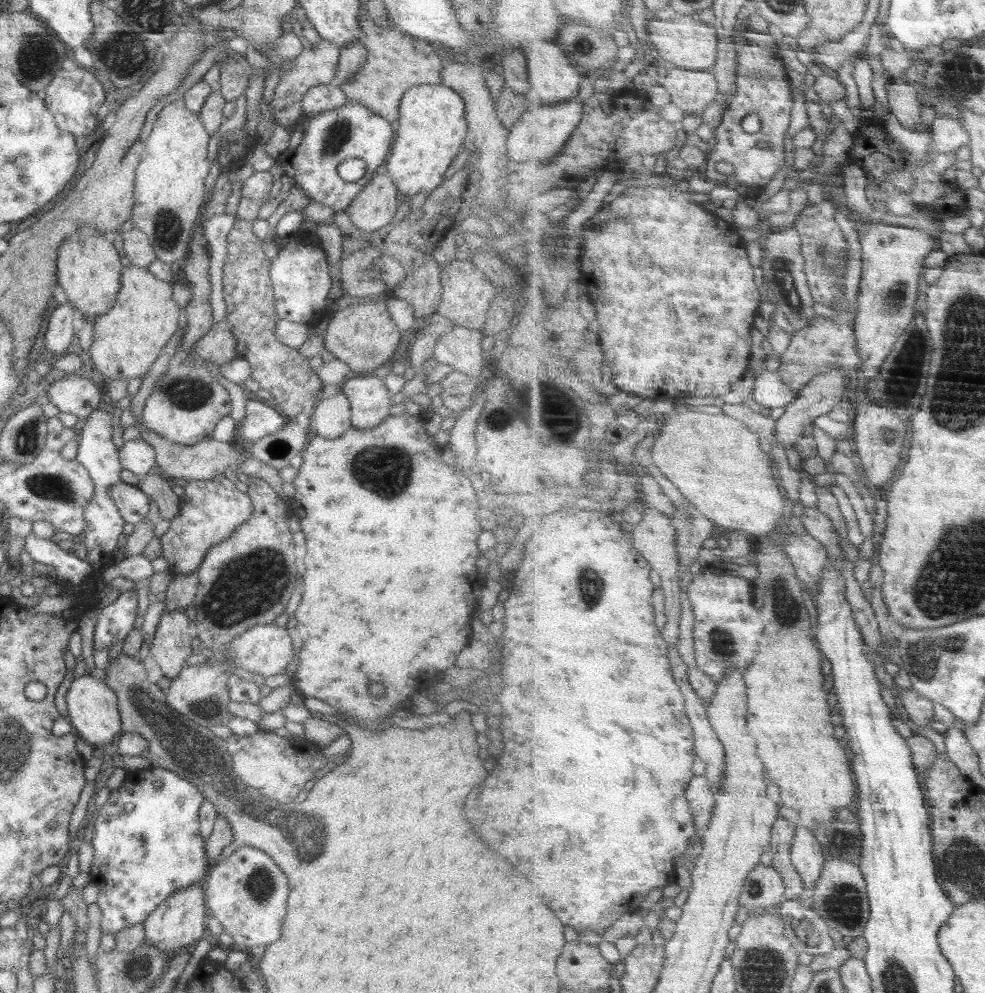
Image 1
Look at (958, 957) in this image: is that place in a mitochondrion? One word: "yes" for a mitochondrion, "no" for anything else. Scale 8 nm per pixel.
no

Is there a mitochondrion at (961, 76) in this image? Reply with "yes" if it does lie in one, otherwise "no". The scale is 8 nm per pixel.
yes

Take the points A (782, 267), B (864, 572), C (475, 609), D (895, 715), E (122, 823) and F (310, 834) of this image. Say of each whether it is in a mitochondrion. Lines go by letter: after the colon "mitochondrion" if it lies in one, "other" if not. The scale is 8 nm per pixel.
A: mitochondrion
B: other
C: other
D: other
E: other
F: mitochondrion

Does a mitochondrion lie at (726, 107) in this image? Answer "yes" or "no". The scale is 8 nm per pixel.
no

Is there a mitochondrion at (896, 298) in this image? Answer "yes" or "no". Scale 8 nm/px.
yes

